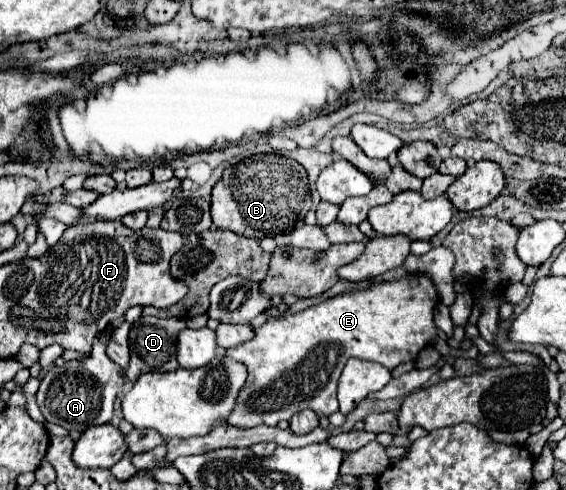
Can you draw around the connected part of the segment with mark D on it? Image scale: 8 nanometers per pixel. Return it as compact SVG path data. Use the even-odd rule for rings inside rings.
M139 317L135 323L131 323L129 331L129 351L131 351L131 363L125 371L125 375L131 381L137 381L143 373L167 373L179 367L175 359L175 345L179 331L185 329L185 319L157 319L157 317Z

